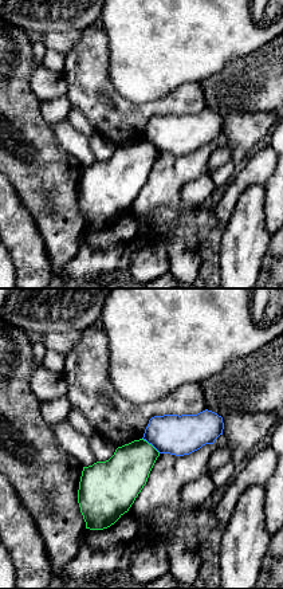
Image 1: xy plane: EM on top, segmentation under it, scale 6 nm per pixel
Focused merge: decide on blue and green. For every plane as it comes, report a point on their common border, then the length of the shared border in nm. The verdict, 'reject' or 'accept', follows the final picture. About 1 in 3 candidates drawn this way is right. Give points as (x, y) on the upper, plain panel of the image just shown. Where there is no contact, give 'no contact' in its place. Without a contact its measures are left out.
meets blue at (152, 144); contact 140 nm long

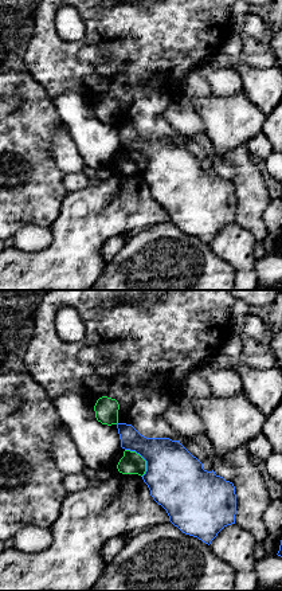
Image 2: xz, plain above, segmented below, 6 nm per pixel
meets blue at (143, 156); contact 200 nm long

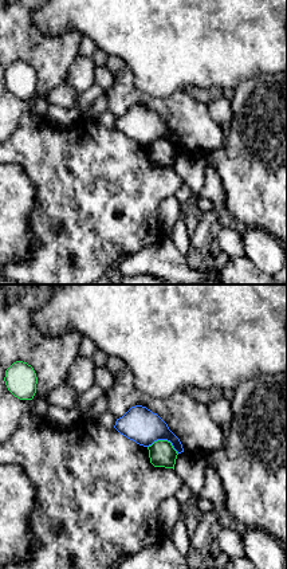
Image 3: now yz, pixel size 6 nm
meets blue at (165, 138); contact 190 nm long

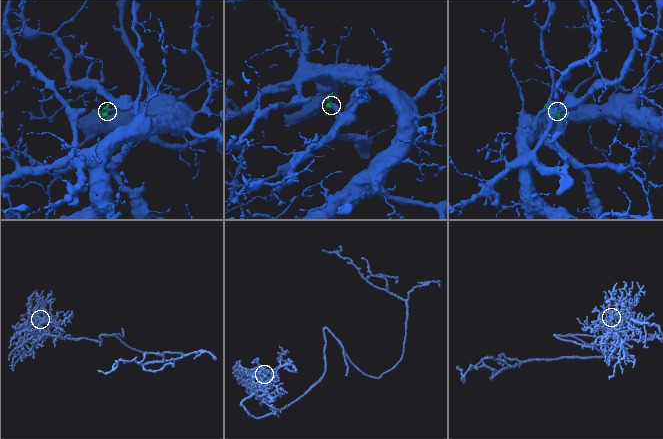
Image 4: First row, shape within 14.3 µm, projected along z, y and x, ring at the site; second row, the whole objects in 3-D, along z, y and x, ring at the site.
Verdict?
reject

